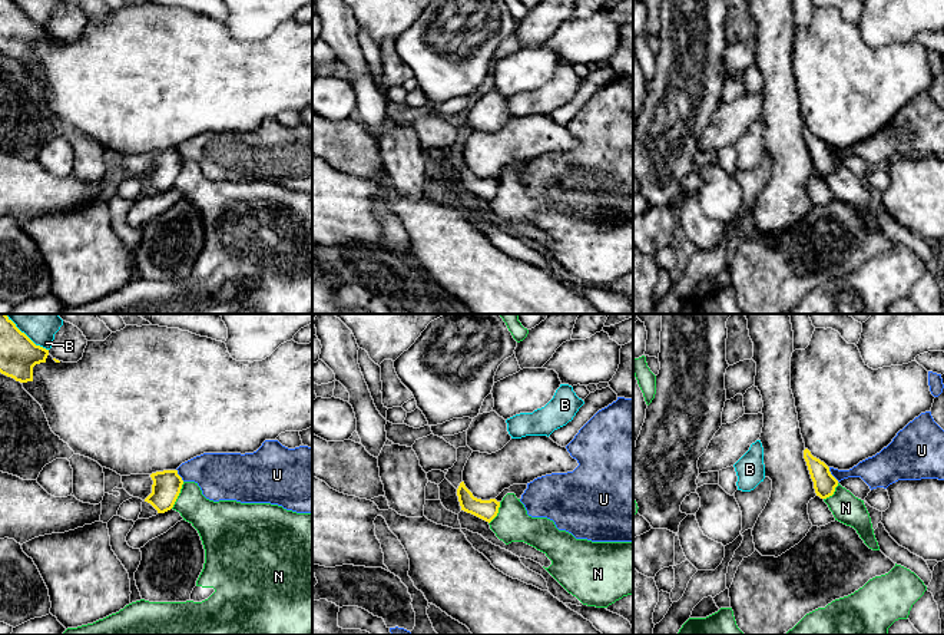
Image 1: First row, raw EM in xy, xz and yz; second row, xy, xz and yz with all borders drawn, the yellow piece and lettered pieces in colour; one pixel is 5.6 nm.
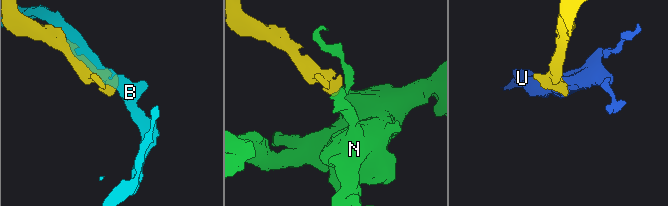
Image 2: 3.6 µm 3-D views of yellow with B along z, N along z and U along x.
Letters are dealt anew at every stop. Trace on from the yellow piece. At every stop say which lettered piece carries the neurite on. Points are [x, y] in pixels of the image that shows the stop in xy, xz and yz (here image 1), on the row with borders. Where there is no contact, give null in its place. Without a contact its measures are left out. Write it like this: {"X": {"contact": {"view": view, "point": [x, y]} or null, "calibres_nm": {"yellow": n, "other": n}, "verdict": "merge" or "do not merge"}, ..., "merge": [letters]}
{"B": {"contact": {"view": "xy", "point": [25, 334]}, "calibres_nm": {"yellow": 220, "other": 240}, "verdict": "do not merge"}, "N": {"contact": {"view": "xy", "point": [178, 495]}, "calibres_nm": {"yellow": 160, "other": 220}, "verdict": "do not merge"}, "U": {"contact": {"view": "yz", "point": [831, 475]}, "calibres_nm": {"yellow": 130, "other": 170}, "verdict": "do not merge"}, "merge": []}

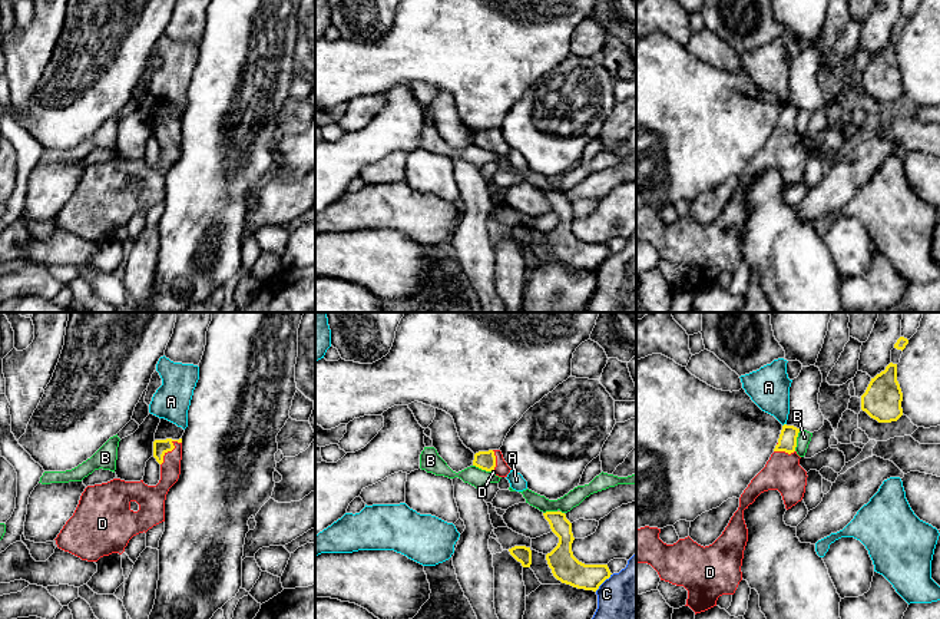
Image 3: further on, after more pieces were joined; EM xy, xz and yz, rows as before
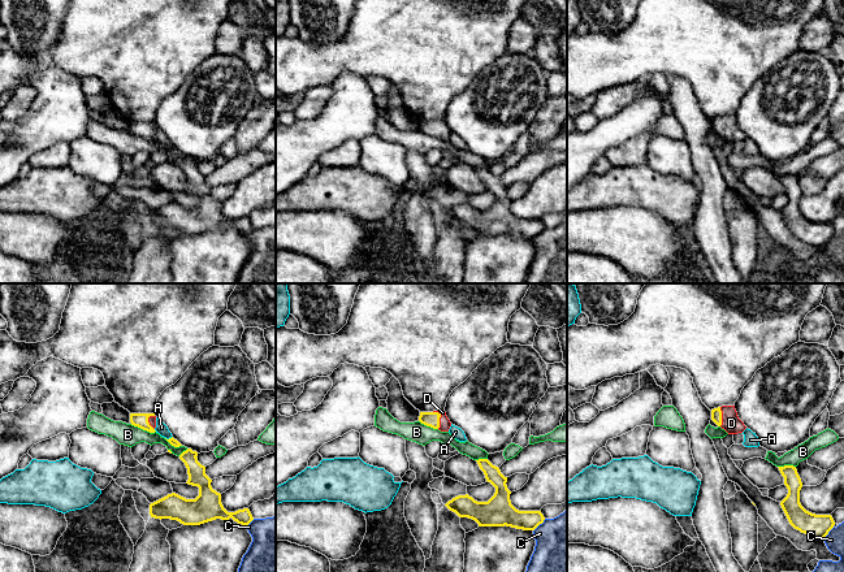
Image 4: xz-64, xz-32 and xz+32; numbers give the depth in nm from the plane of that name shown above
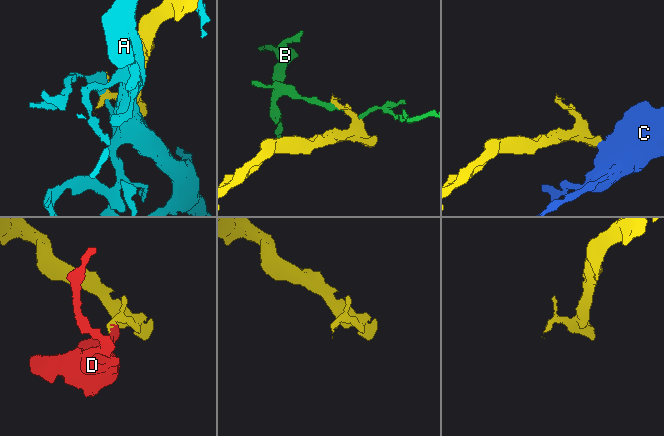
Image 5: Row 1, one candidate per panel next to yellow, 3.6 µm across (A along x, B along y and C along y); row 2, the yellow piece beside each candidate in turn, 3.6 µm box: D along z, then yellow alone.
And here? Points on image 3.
{"A": {"contact": {"view": "yz", "point": [784, 424]}, "calibres_nm": {"yellow": 110, "other": 240}, "verdict": "do not merge"}, "B": {"contact": {"view": "yz", "point": [795, 440]}, "calibres_nm": {"yellow": 110, "other": 80}, "verdict": "do not merge"}, "C": {"contact": {"view": "xz", "point": [603, 581]}, "calibres_nm": {"yellow": 160, "other": 300}, "verdict": "do not merge"}, "D": {"contact": {"view": "xy", "point": [169, 450]}, "calibres_nm": {"yellow": 80, "other": 110}, "verdict": "merge"}, "merge": ["D"]}

